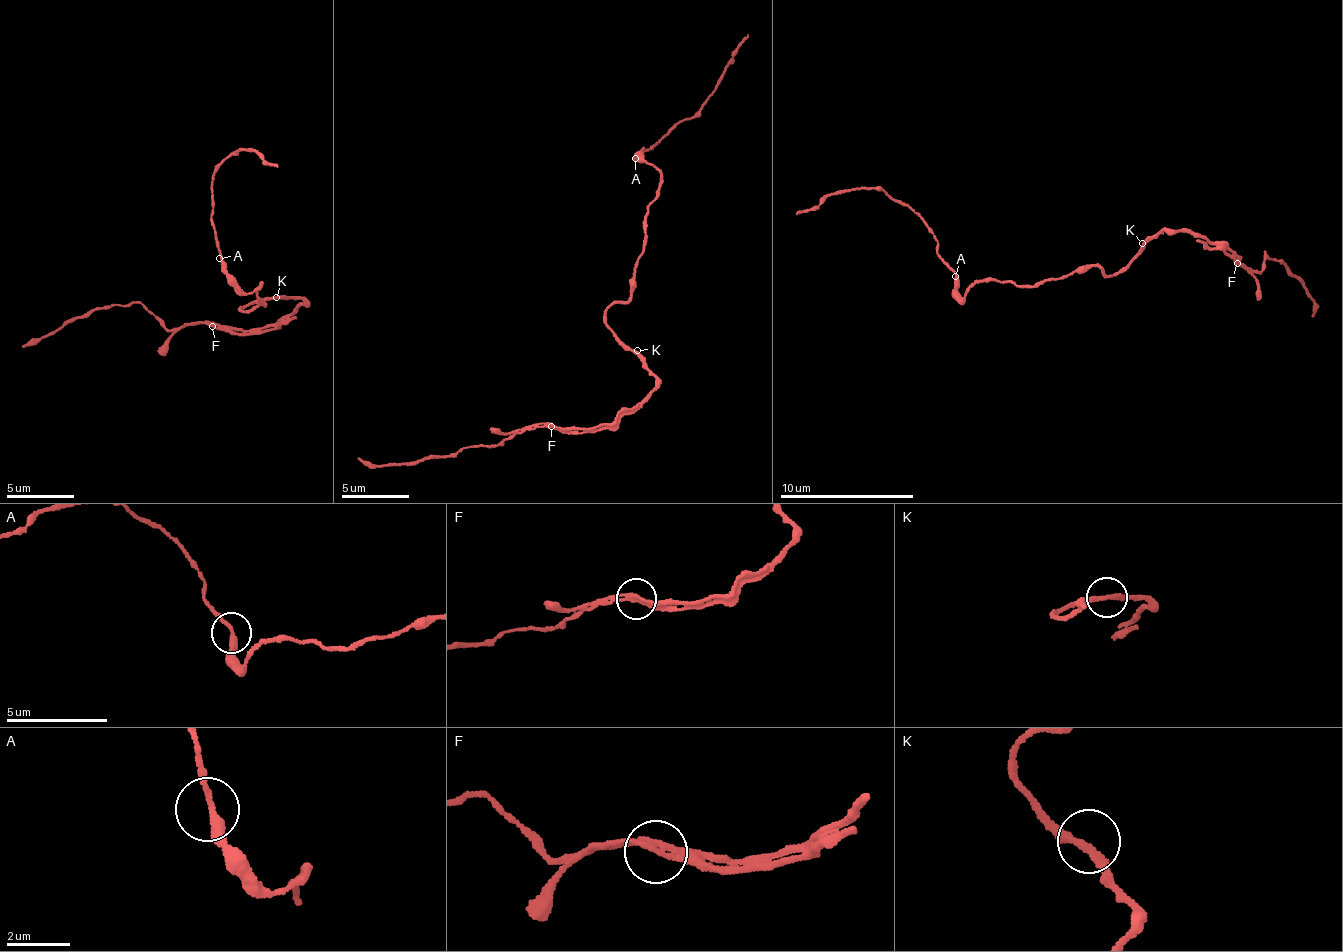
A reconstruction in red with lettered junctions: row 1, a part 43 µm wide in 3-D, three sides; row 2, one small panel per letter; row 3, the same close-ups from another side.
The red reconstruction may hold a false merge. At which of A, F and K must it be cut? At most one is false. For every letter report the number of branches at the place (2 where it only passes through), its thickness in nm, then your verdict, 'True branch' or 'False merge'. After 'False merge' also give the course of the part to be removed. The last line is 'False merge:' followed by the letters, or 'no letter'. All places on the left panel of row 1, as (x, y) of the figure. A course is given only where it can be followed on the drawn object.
A: Branches: 2. Thickness 240 nm. True branch
F: Branches: 2. Thickness 240 nm. False merge. Course of the part to remove: (211, 325), (229, 332), (265, 330), (296, 316)
K: Branches: 2. Thickness 240 nm. True branch
False merge: F

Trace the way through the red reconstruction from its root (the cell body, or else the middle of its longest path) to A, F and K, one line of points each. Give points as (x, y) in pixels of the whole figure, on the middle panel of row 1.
A: (608, 311), (631, 293), (644, 240), (645, 212), (655, 196), (660, 178), (639, 156), (635, 158)
F: (608, 311), (606, 325), (641, 360), (641, 366), (657, 384), (634, 409), (609, 424), (567, 431), (550, 425)
K: (608, 311), (606, 325), (637, 350)

